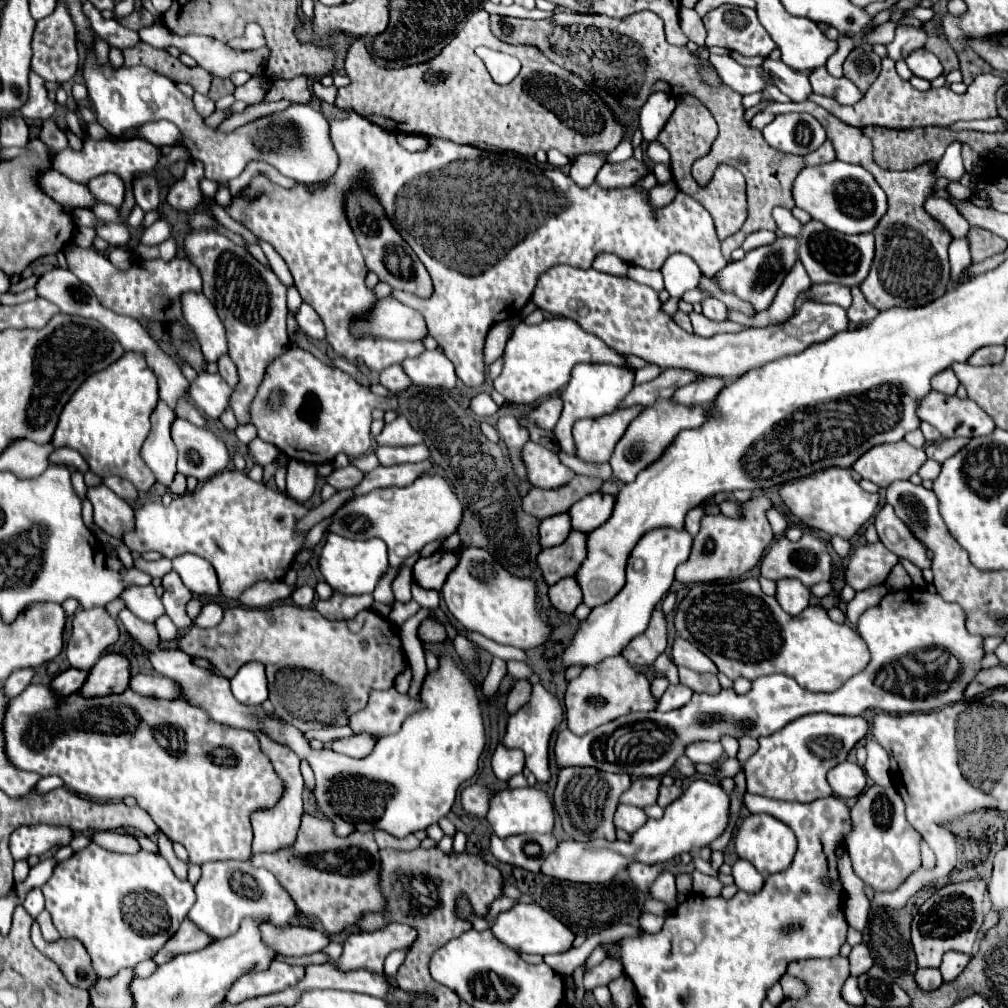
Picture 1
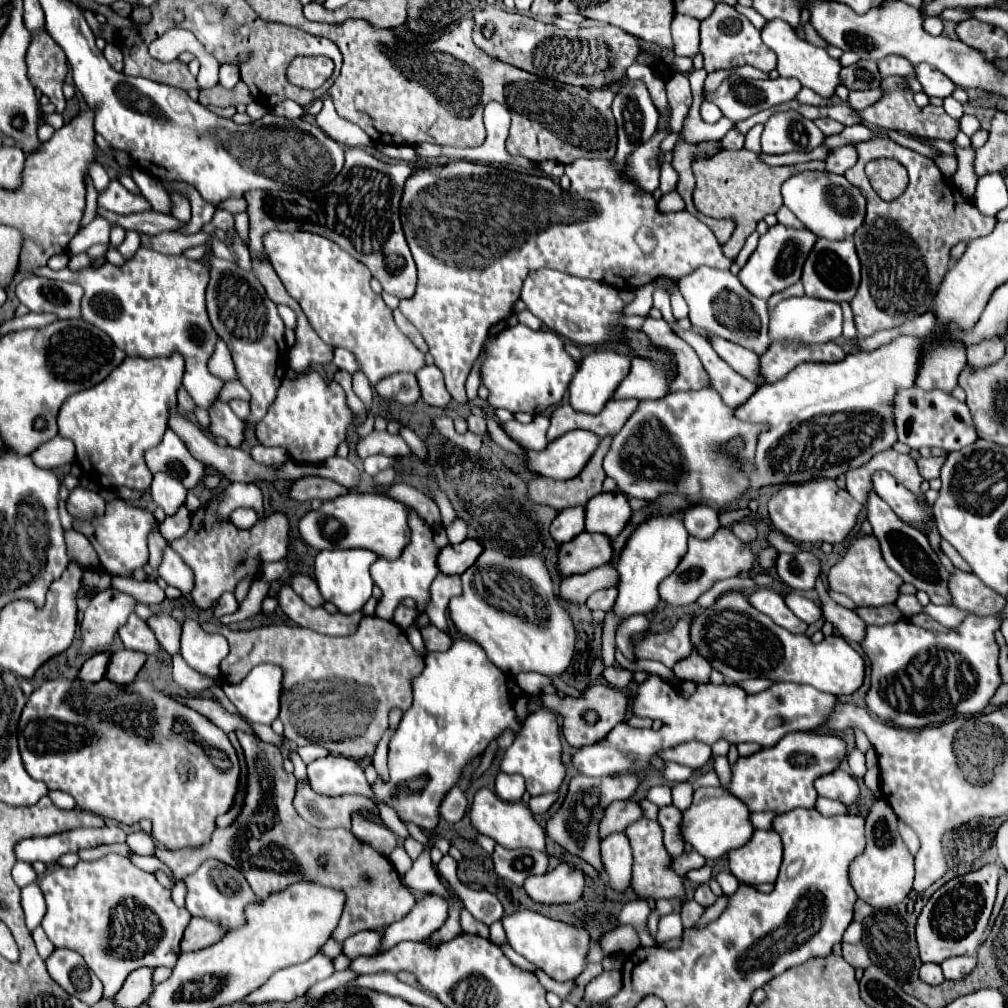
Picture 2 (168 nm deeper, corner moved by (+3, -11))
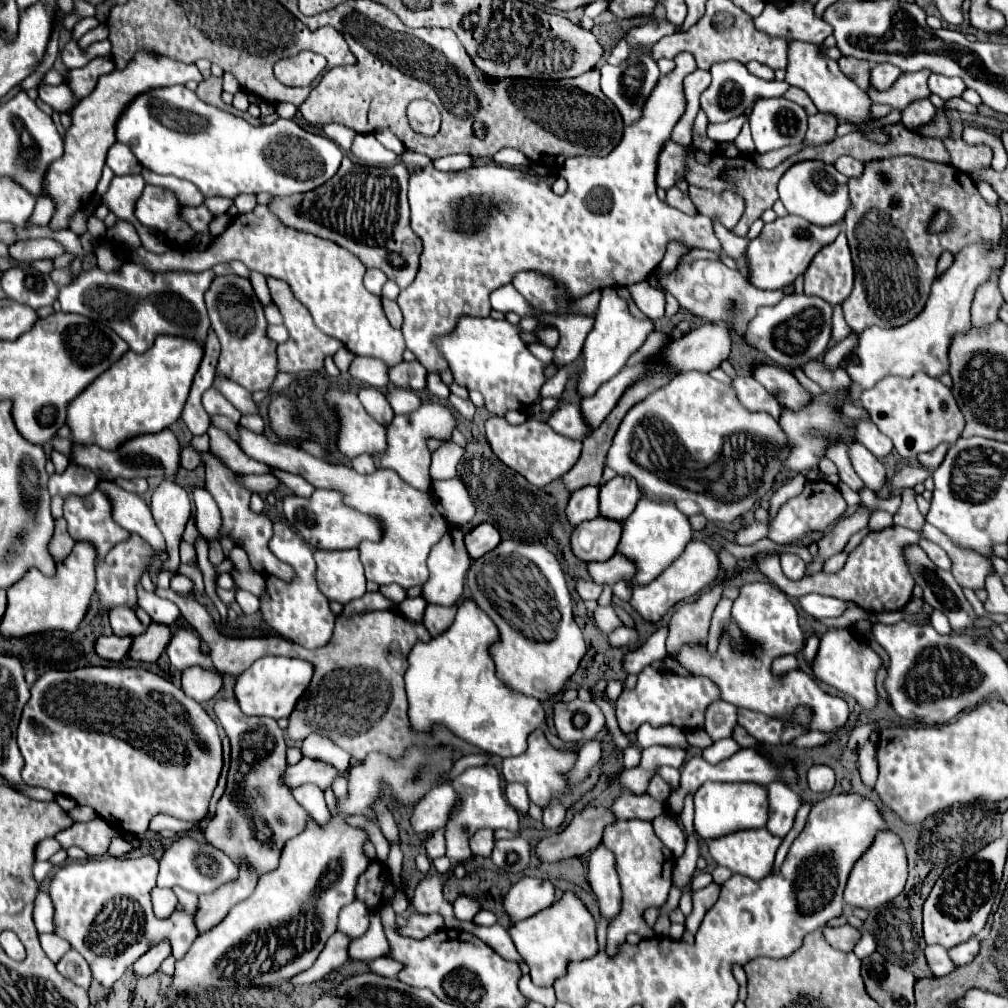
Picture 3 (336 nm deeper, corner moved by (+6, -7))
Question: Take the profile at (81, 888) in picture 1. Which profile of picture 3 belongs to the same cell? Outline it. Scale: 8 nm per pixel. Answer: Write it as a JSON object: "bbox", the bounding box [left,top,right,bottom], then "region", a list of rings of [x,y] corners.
{"bbox":[49,855,199,987],"region":[[[149,855],[137,859],[85,859],[59,867],[49,885],[49,895],[55,905],[55,933],[67,939],[71,947],[85,957],[93,977],[103,987],[111,987],[127,971],[127,967],[131,967],[149,947],[153,947],[161,939],[167,937],[173,947],[173,957],[183,959],[183,955],[199,935],[199,931],[195,931],[195,919],[183,911],[175,911],[169,919],[155,917],[151,909],[151,889],[155,887],[157,869],[159,863]]]}

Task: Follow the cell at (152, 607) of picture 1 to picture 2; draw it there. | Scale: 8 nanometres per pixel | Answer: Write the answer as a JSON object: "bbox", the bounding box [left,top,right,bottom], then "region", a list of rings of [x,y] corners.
{"bbox":[146,613,180,655],"region":[[[158,613],[152,615],[150,619],[146,619],[148,627],[154,631],[158,643],[168,651],[168,655],[180,653],[180,625],[166,613]]]}

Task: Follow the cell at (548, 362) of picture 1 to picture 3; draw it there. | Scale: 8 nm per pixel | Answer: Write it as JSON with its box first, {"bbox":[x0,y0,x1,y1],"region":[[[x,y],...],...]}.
{"bbox":[435,315,545,417],"region":[[[463,315],[451,335],[435,339],[435,347],[447,359],[453,379],[467,389],[477,389],[485,397],[485,407],[499,417],[507,411],[527,411],[539,397],[539,389],[545,383],[545,365],[535,359],[527,345],[519,337],[519,327],[511,325],[507,319],[495,321],[491,317]]]}

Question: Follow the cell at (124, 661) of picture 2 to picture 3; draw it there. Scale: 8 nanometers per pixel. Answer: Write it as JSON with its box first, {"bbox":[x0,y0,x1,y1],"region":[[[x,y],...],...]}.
{"bbox":[129,621,173,663],"region":[[[153,621],[143,635],[135,637],[129,657],[135,661],[147,661],[147,663],[157,661],[159,655],[163,653],[163,649],[167,647],[167,643],[171,641],[171,633],[173,631],[169,625]]]}

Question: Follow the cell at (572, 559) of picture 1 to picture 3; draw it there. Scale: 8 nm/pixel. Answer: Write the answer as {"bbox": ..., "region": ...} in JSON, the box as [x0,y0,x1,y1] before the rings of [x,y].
{"bbox":[571,519,623,563],"region":[[[591,519],[581,523],[571,535],[573,553],[591,563],[591,561],[607,561],[615,555],[623,527],[613,519]]]}

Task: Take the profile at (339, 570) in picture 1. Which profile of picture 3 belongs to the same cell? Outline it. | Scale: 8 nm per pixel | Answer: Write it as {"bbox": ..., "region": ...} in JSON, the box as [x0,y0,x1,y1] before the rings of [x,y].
{"bbox":[315,549,365,603],"region":[[[357,549],[347,551],[315,551],[315,581],[319,583],[319,591],[329,601],[349,603],[351,599],[359,599],[365,595],[365,573],[359,561]]]}

